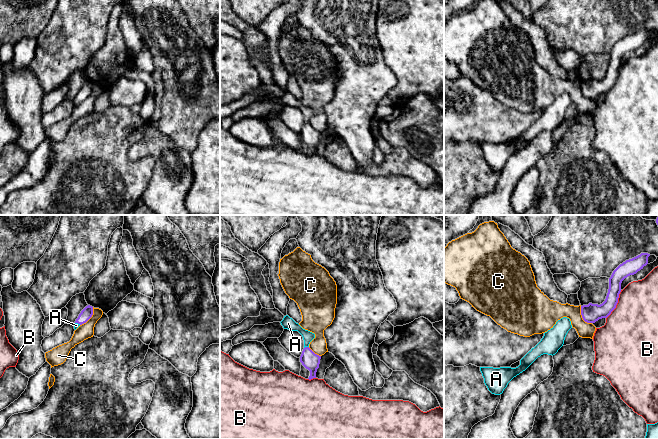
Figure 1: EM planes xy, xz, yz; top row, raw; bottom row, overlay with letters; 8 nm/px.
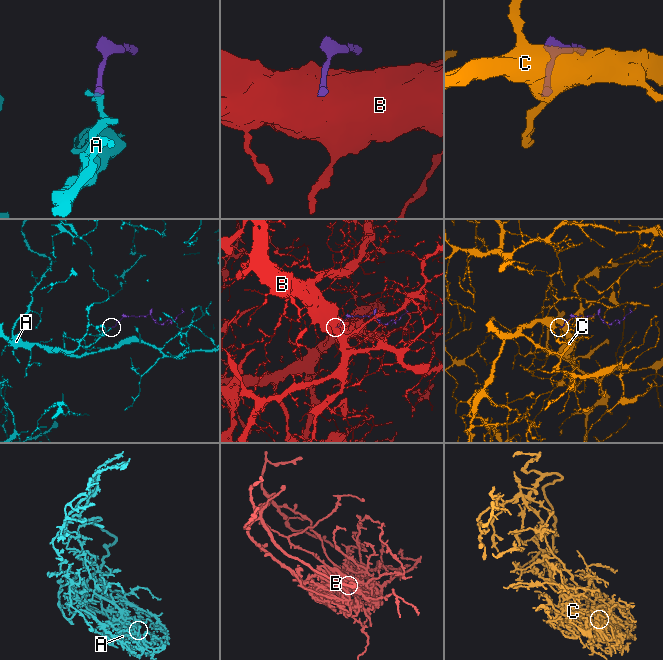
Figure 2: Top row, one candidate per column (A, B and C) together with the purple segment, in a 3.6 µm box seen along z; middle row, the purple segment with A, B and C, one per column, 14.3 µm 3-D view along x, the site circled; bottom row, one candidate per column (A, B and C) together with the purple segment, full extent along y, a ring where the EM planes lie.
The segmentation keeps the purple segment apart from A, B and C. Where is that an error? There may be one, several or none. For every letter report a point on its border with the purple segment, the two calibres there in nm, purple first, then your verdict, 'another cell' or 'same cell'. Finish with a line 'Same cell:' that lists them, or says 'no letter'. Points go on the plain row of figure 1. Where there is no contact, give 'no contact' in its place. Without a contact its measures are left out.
A: contact xz (306, 123); calibres 140 and 100 nm; same cell
B: contact yz (616, 80); calibres 150 and 440 nm; another cell
C: contact yz (582, 93); calibres 150 and 170 nm; another cell
Same cell: A

